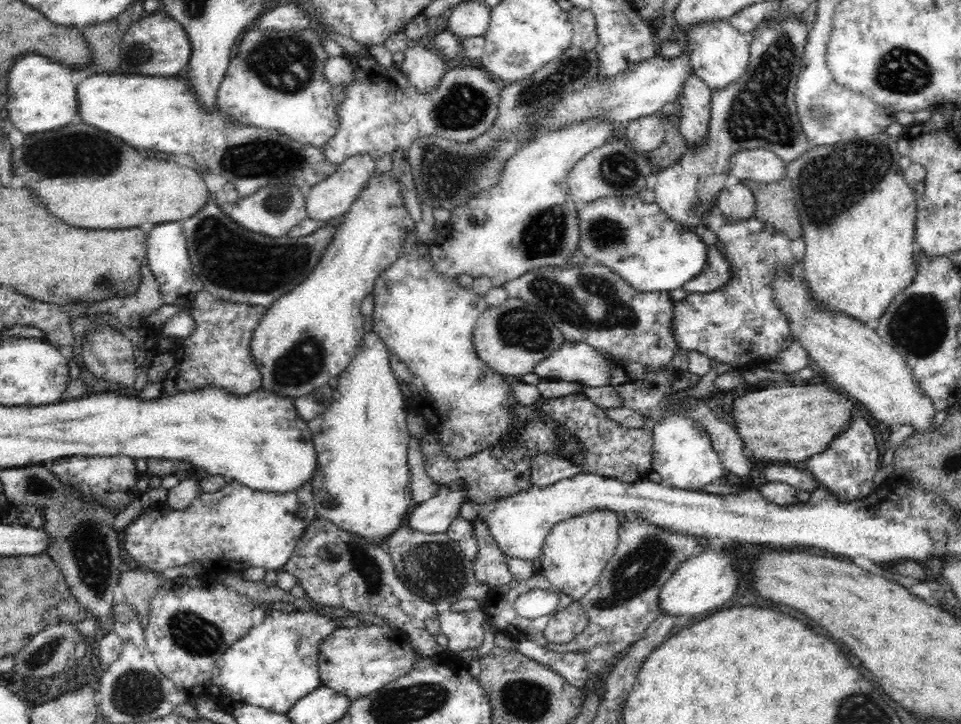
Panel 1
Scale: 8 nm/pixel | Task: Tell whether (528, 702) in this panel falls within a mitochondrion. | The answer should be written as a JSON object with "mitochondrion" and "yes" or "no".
{"mitochondrion":"yes"}

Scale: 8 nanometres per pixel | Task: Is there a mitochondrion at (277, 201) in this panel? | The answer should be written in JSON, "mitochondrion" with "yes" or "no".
{"mitochondrion":"yes"}

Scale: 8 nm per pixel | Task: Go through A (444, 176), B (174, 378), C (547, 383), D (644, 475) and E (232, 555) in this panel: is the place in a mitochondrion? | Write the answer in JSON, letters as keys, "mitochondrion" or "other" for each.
{"A":"mitochondrion","B":"other","C":"other","D":"other","E":"other"}

